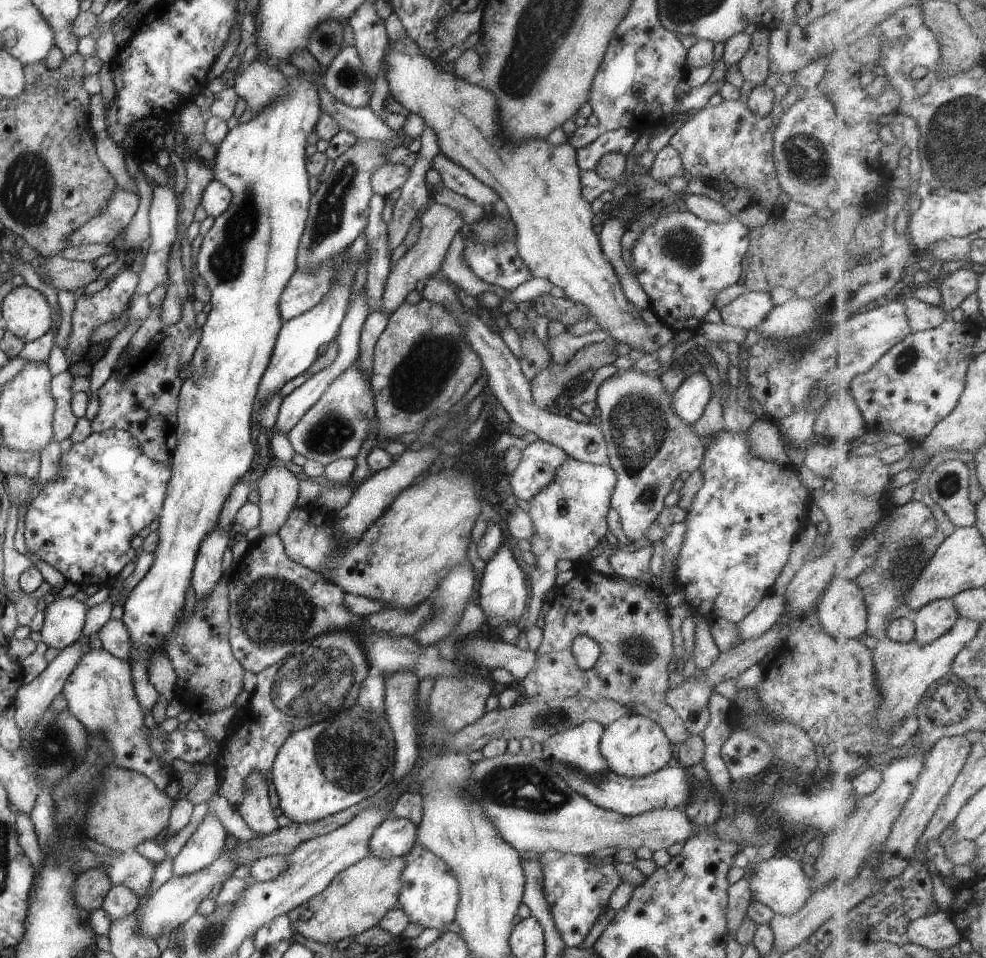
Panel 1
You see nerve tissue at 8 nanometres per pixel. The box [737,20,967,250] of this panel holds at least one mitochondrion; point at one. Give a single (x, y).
(804, 157)

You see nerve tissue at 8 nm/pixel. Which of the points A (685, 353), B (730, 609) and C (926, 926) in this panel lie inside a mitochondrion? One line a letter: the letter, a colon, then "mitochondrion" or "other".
A: other
B: other
C: other

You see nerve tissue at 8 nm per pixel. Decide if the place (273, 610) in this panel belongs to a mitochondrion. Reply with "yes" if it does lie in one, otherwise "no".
yes

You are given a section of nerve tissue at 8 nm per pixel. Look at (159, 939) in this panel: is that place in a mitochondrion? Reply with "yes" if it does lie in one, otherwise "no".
no

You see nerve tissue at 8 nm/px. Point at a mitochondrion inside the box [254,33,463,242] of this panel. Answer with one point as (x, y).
(346, 77)

